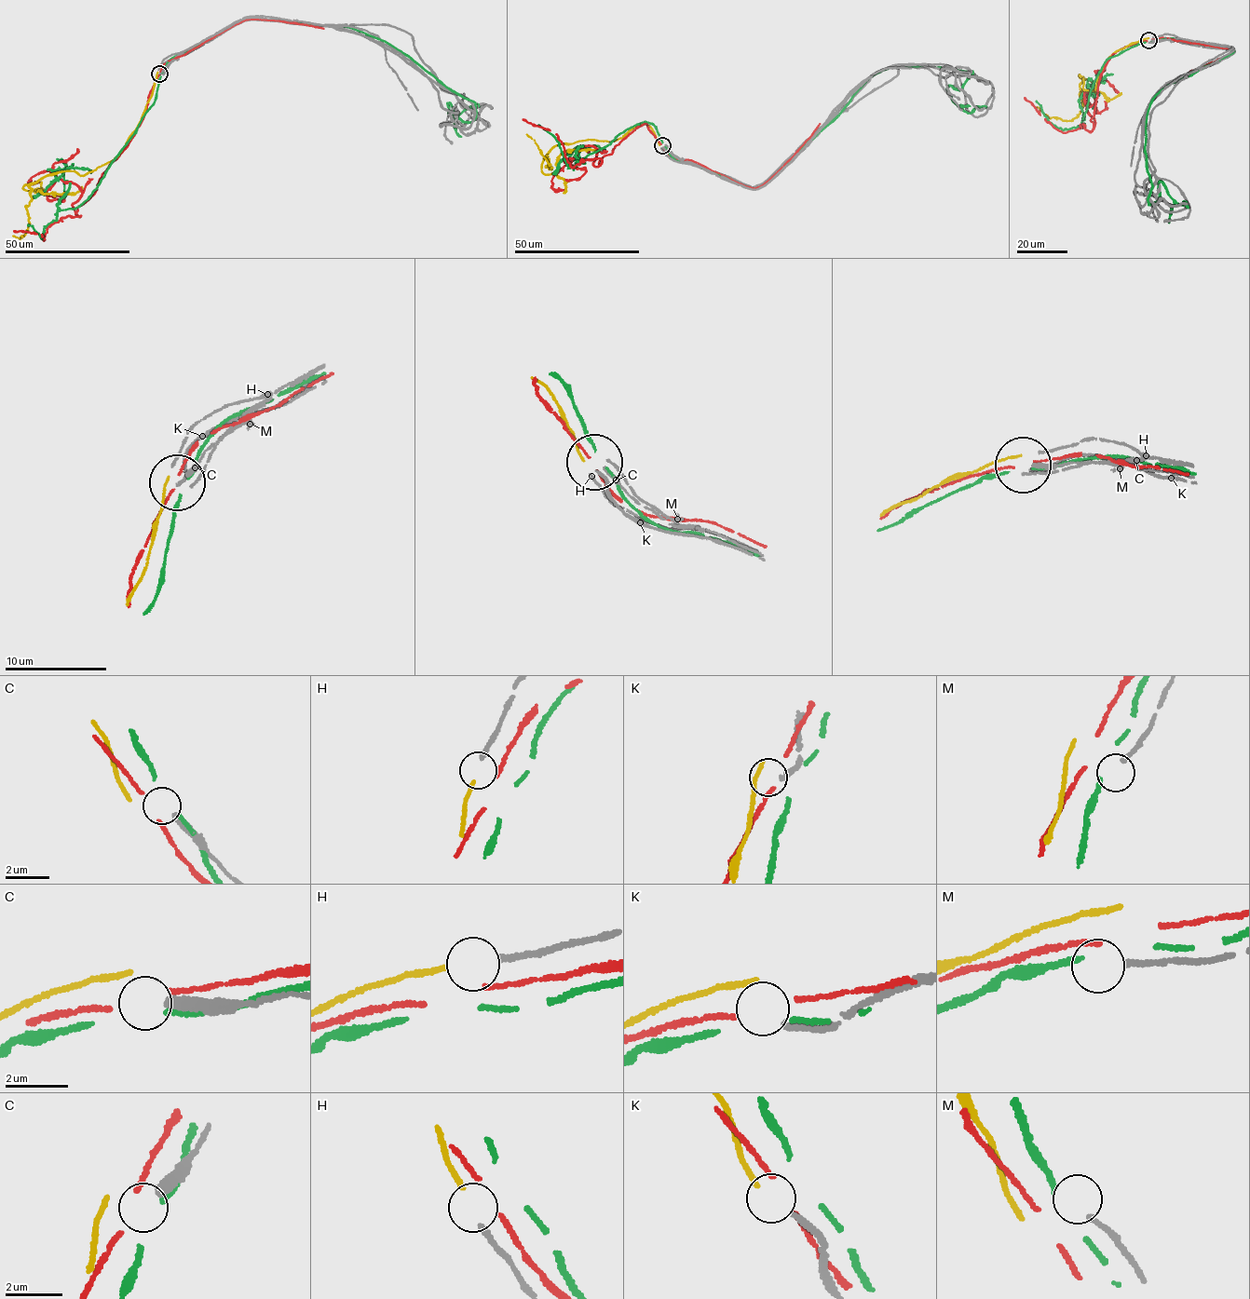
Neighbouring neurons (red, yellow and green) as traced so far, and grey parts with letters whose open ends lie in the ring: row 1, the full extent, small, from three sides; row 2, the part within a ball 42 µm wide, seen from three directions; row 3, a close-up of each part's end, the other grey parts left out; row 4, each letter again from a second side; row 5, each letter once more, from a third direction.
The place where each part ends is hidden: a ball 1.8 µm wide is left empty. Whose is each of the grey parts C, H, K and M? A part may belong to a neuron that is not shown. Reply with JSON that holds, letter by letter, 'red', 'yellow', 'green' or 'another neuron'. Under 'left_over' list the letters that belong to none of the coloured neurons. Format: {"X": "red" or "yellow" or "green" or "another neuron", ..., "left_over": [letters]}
{"C": "another neuron", "H": "yellow", "K": "another neuron", "M": "another neuron", "left_over": ["C", "K", "M"]}

